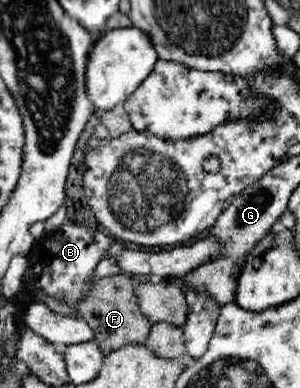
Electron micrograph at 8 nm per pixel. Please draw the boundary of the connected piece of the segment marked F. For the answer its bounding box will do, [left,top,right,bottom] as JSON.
[77,272,152,357]

